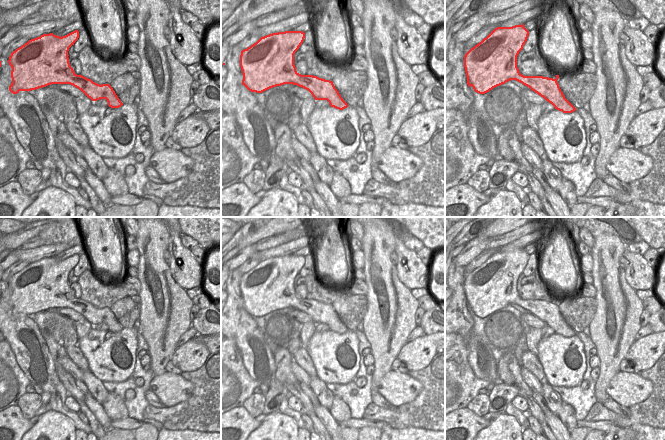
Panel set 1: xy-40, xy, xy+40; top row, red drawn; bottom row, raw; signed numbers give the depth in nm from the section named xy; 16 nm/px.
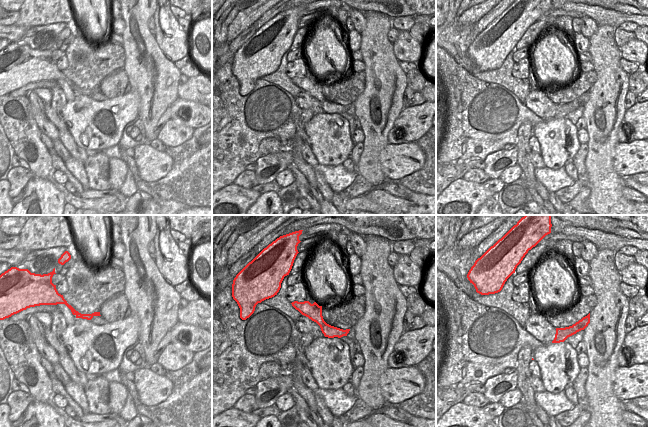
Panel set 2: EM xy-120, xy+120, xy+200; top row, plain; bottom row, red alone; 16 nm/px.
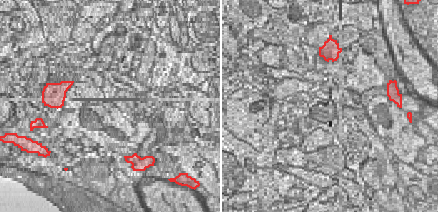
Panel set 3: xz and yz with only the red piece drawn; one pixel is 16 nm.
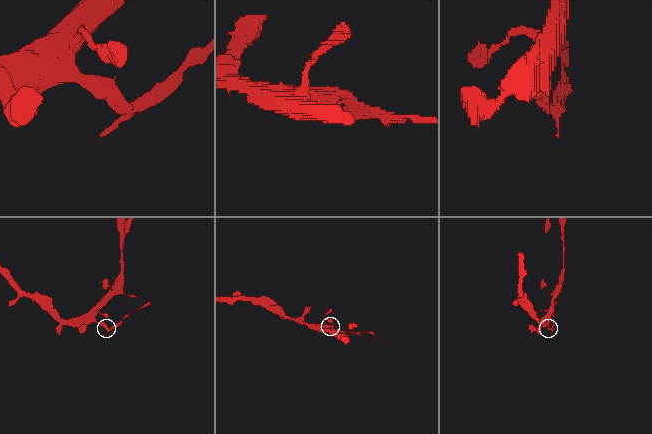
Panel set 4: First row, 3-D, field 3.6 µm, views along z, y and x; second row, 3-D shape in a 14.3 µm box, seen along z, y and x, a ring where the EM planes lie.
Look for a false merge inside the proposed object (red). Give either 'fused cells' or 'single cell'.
fused cells

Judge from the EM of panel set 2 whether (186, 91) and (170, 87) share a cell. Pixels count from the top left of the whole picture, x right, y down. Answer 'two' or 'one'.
two

